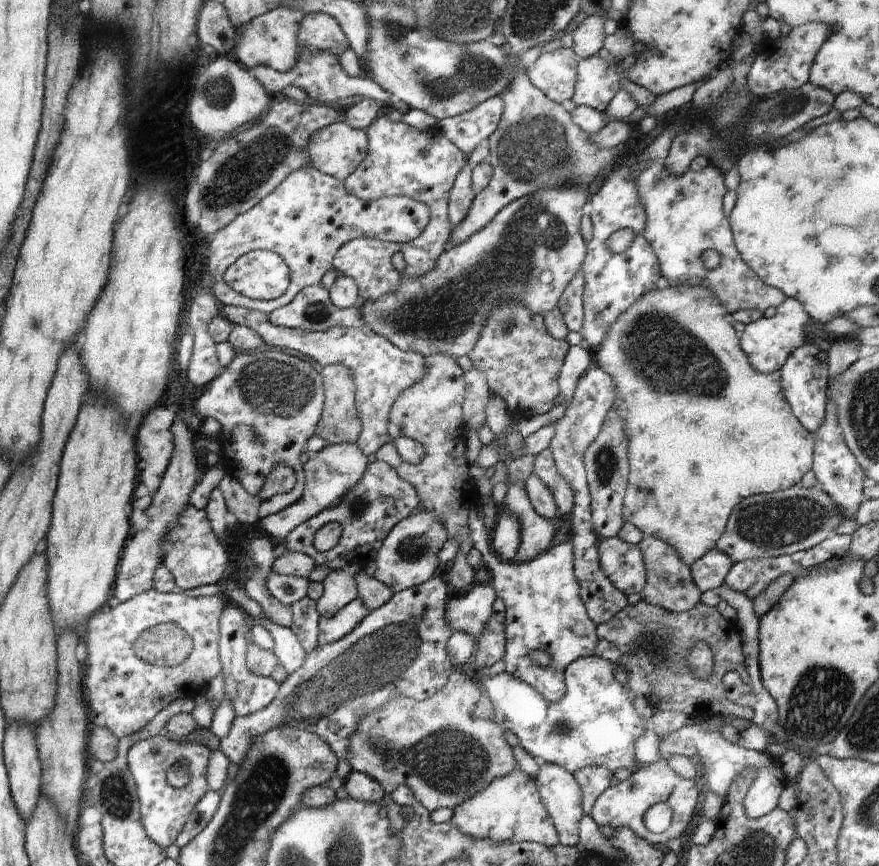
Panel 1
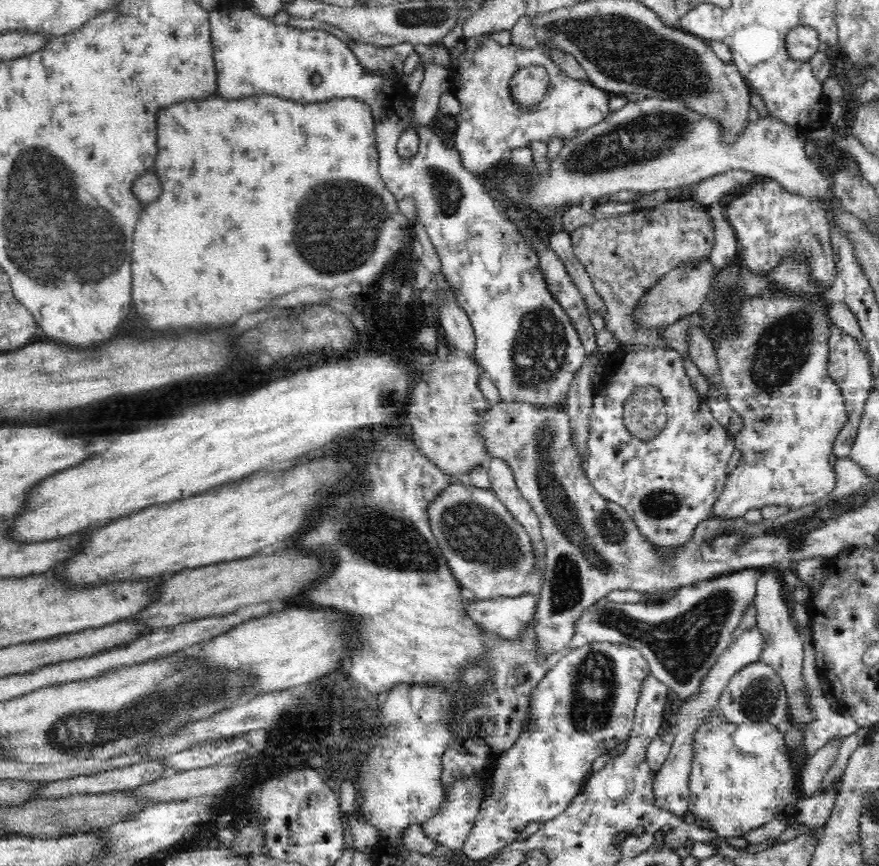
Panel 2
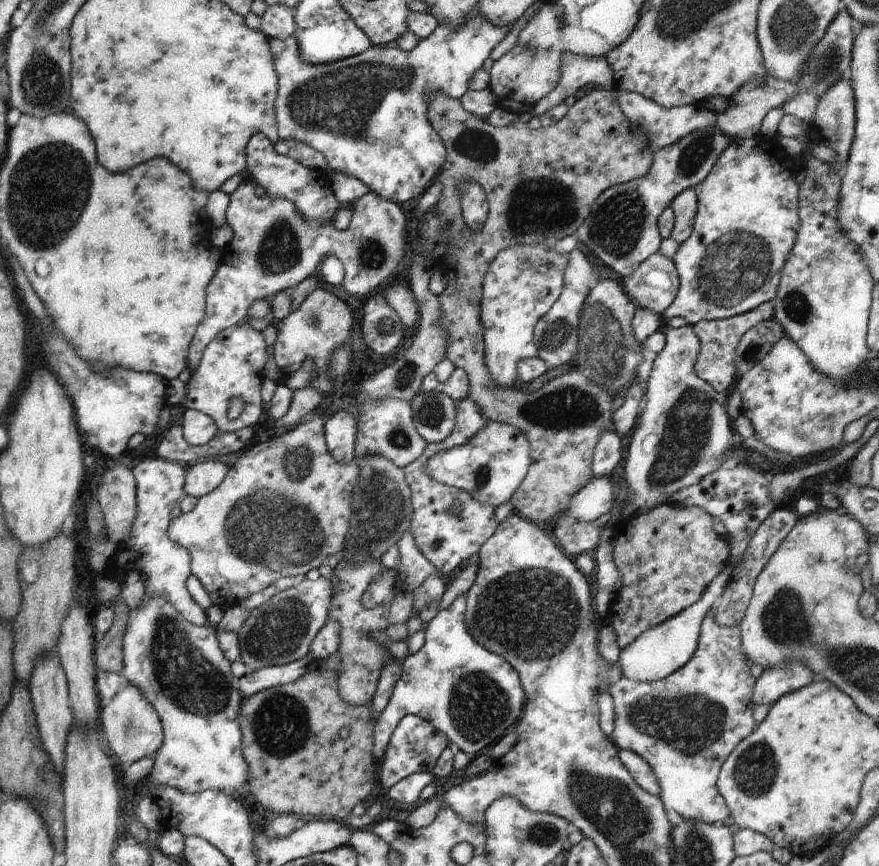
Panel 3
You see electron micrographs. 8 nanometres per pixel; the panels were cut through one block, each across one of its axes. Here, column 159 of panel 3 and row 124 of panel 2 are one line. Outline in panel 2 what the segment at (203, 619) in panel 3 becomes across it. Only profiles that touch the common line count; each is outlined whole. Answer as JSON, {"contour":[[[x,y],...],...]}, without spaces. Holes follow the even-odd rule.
{"contour":[[[491,34],[462,37],[449,50],[453,86],[451,94],[458,98],[460,113],[455,129],[454,149],[460,153],[464,167],[476,176],[488,174],[506,152],[530,146],[534,141],[548,143],[551,138],[572,142],[586,129],[610,116],[611,94],[594,86],[589,80],[568,76],[550,57],[550,45],[538,44],[533,49],[520,45],[502,46]],[[527,66],[543,66],[549,74],[549,89],[538,103],[536,112],[514,103],[510,95],[510,78]]]}

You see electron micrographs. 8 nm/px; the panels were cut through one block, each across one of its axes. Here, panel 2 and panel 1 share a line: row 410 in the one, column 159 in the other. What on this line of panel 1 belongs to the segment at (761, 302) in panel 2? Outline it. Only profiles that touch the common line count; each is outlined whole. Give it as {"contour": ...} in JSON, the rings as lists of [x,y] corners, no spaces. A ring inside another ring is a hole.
{"contour":[[[162,734],[134,743],[127,752],[128,768],[137,786],[142,826],[148,838],[163,849],[174,845],[196,803],[209,791],[206,773],[211,752],[202,743],[196,743],[195,741],[179,743],[164,737]],[[178,760],[186,760],[188,762],[192,777],[187,785],[176,789],[168,785],[166,770]]]}

